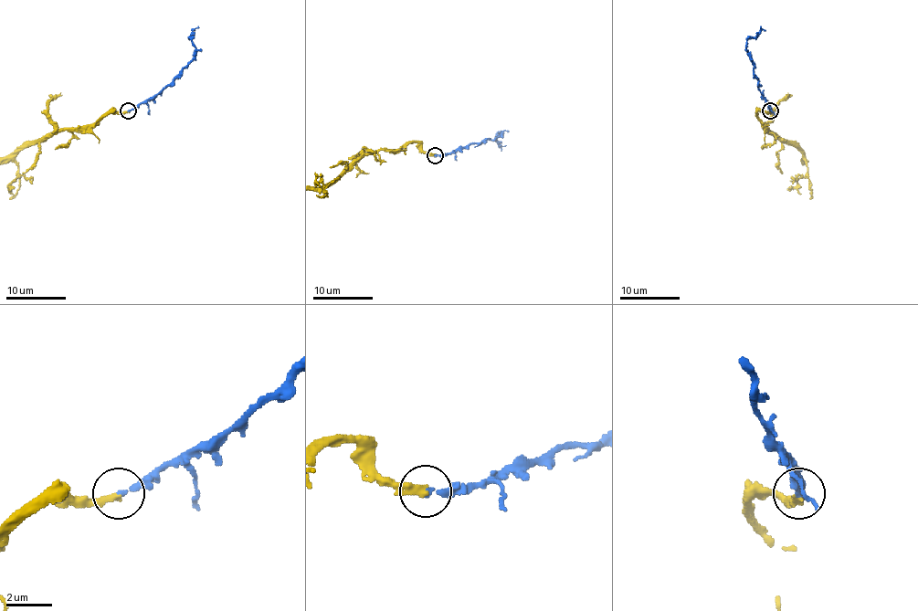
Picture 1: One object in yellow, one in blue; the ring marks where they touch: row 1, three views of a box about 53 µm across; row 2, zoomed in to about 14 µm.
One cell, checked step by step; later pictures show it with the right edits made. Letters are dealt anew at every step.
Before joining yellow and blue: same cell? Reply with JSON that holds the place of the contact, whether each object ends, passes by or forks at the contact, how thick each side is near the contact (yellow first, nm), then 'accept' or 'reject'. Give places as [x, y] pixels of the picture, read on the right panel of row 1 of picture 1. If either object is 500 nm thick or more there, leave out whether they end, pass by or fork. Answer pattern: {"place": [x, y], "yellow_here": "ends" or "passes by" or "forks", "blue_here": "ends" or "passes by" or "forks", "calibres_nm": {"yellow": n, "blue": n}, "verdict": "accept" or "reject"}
{"place": [770, 110], "yellow_here": "ends", "blue_here": "ends", "calibres_nm": {"yellow": 360, "blue": 260}, "verdict": "accept"}

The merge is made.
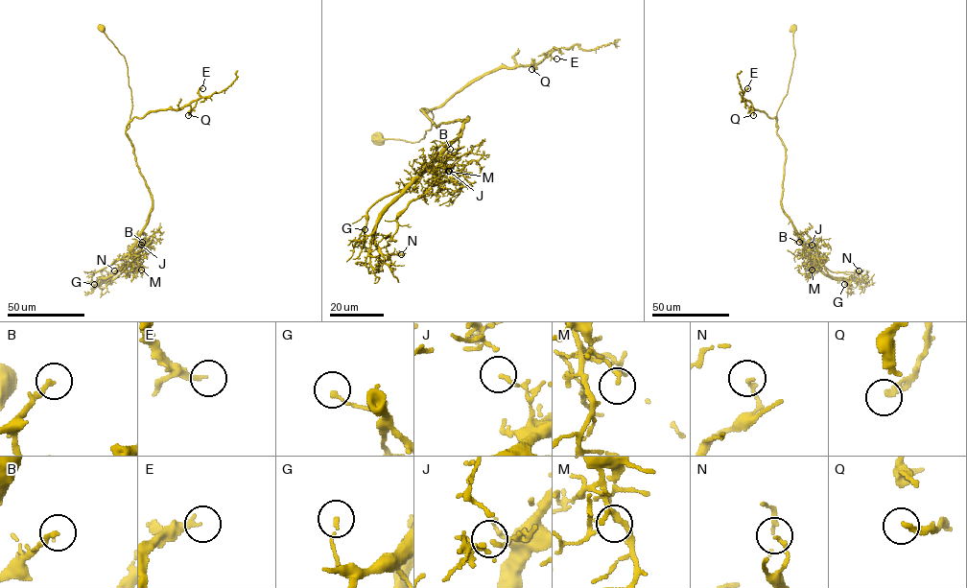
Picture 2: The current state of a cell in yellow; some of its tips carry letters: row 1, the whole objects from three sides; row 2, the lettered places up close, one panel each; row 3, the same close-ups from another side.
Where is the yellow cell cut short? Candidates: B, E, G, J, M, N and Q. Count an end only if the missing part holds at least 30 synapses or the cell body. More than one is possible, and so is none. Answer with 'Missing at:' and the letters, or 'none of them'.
Missing at: B, E

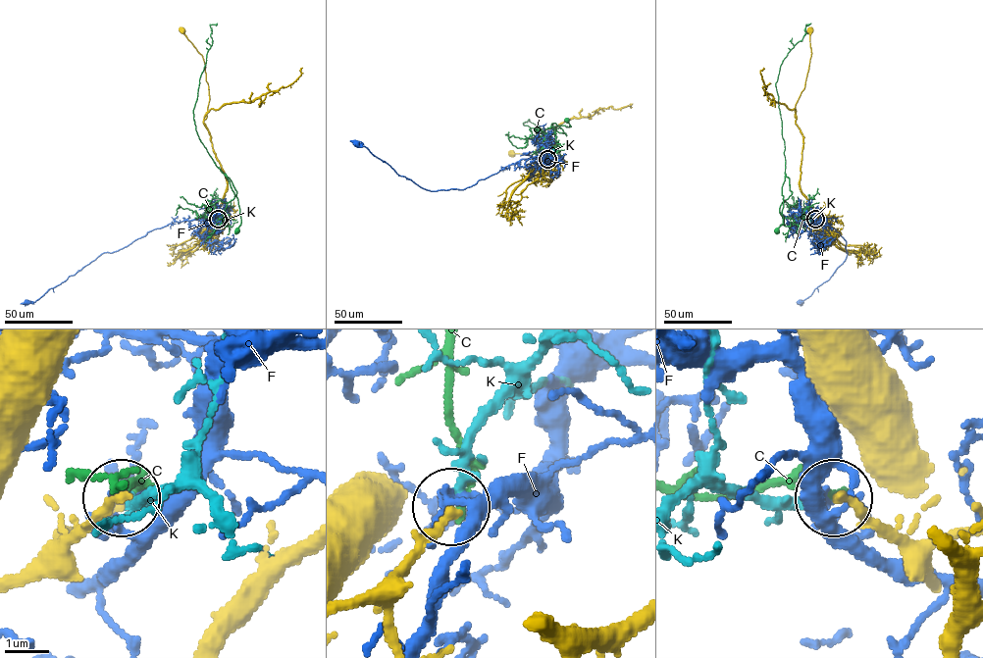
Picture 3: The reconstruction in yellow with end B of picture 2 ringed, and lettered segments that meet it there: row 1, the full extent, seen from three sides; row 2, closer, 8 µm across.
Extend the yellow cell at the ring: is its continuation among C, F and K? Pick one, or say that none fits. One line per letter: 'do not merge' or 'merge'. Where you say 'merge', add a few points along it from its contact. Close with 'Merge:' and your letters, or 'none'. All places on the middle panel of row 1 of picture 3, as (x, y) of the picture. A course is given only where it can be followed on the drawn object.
C: do not merge
F: do not merge
K: merge
Merge: K

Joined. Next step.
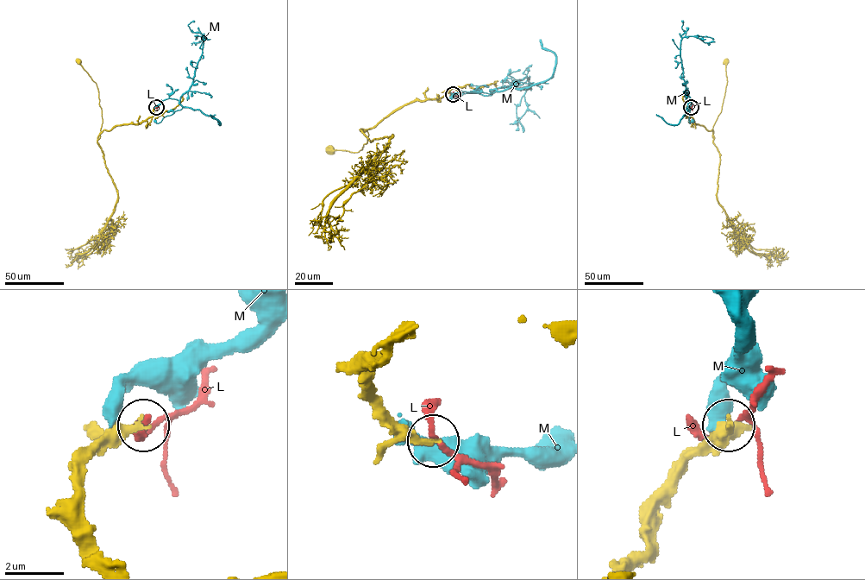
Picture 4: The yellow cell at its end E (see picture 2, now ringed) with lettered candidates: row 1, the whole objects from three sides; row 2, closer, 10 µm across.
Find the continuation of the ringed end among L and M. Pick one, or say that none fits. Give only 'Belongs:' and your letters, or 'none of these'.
Belongs: none of these

